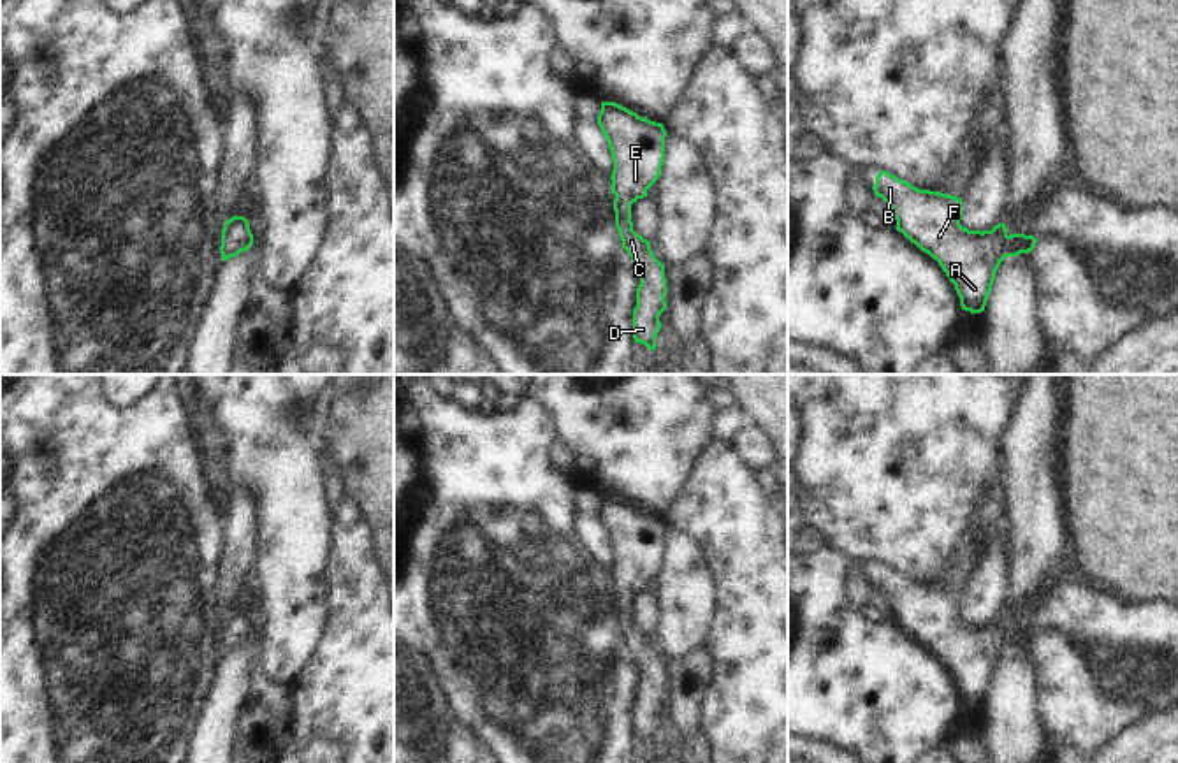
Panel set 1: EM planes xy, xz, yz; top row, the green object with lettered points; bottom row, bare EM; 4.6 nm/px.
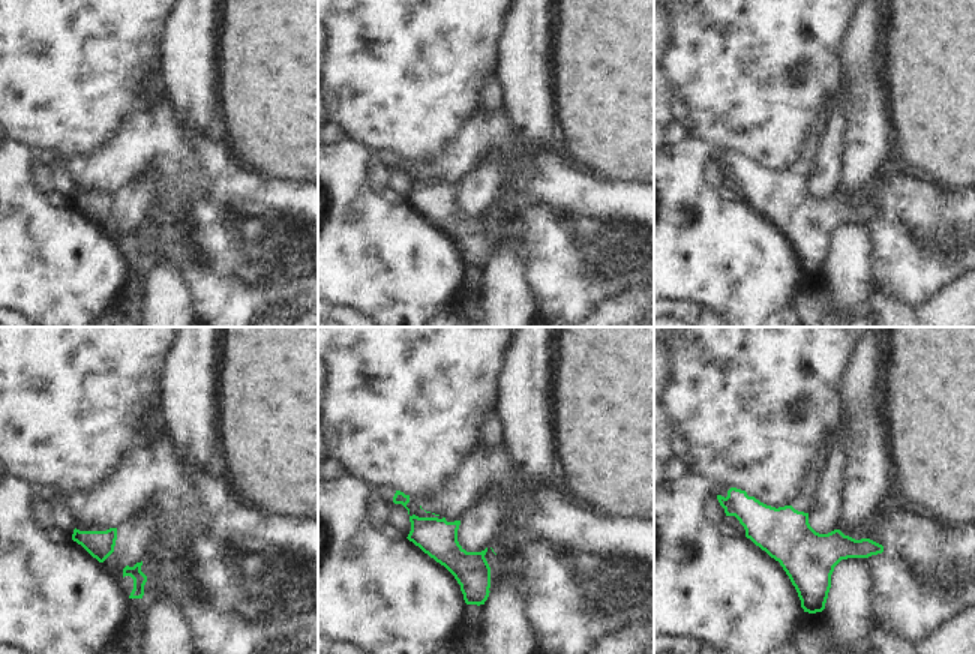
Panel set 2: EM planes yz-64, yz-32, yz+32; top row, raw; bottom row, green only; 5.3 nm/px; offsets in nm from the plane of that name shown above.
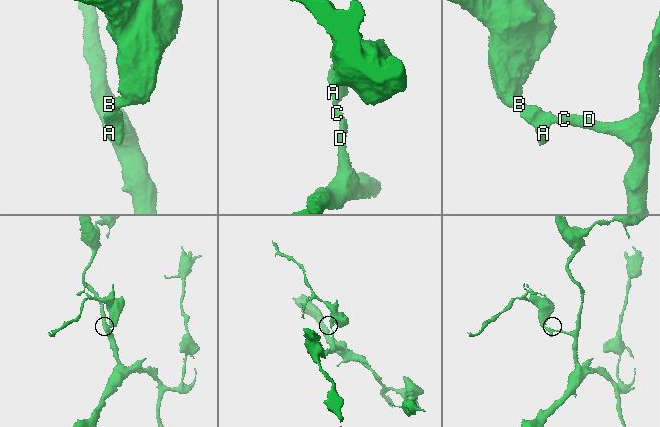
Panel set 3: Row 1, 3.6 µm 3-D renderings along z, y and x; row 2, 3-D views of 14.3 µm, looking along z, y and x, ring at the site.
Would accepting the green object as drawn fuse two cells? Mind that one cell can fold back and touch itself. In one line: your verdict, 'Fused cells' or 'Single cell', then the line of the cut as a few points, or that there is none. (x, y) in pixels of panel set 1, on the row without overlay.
Single cell. No split.

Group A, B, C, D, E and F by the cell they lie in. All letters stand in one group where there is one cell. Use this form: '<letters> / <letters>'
A B C D E F

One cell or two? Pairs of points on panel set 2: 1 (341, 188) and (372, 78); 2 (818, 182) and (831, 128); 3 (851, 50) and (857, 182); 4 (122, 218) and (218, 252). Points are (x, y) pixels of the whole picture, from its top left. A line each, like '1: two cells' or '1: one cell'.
1: two cells
2: one cell
3: one cell
4: two cells

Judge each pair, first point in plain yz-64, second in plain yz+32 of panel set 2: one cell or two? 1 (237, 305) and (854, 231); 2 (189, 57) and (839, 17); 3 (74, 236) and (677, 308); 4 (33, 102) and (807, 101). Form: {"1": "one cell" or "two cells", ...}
{"1": "two cells", "2": "two cells", "3": "two cells", "4": "one cell"}

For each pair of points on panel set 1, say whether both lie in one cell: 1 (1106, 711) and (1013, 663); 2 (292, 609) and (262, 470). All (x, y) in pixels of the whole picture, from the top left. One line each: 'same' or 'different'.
1: different
2: same

